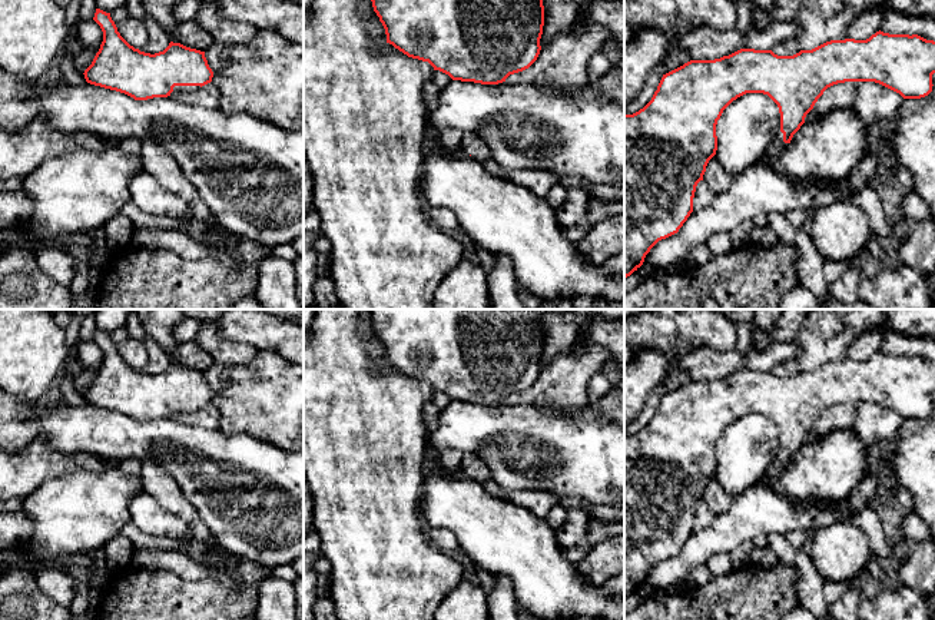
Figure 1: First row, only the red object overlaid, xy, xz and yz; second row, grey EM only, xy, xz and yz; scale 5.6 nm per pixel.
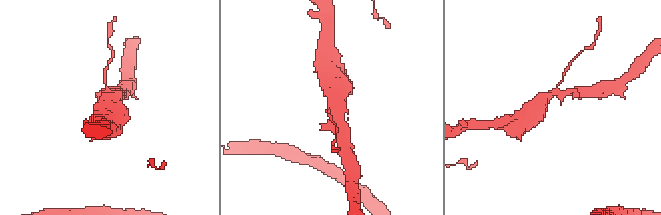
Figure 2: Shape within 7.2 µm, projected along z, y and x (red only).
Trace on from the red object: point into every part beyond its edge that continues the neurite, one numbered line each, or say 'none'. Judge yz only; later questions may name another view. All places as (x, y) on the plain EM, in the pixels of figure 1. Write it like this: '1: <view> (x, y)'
1: yz (775, 470)

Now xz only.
none

